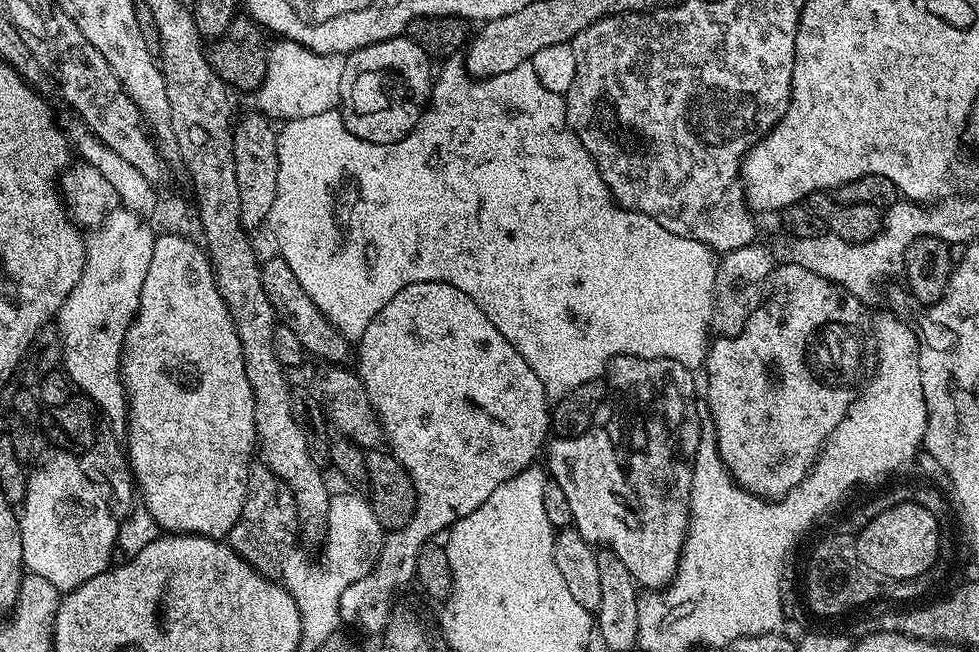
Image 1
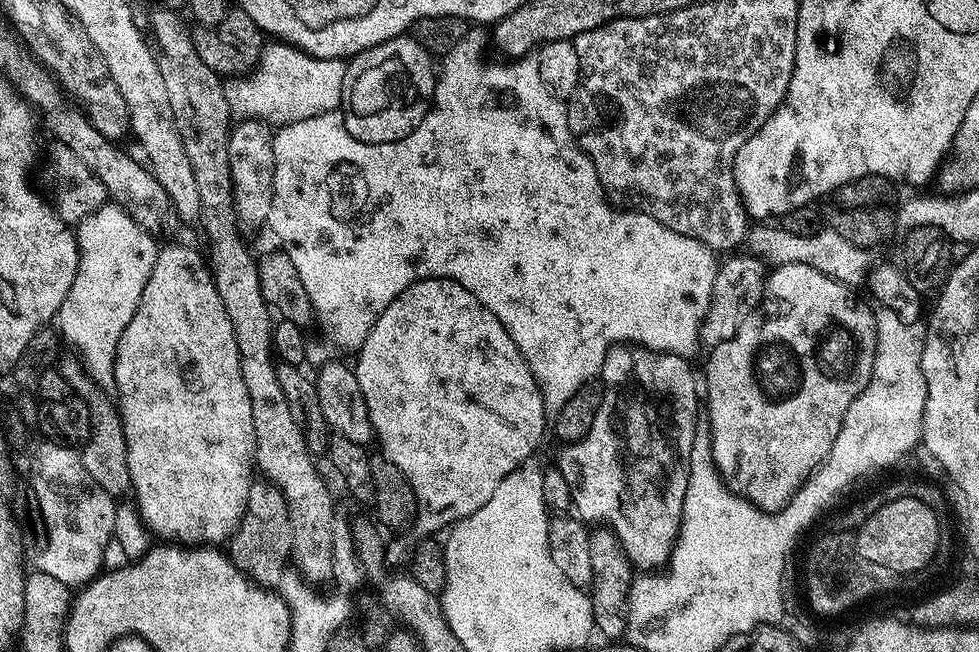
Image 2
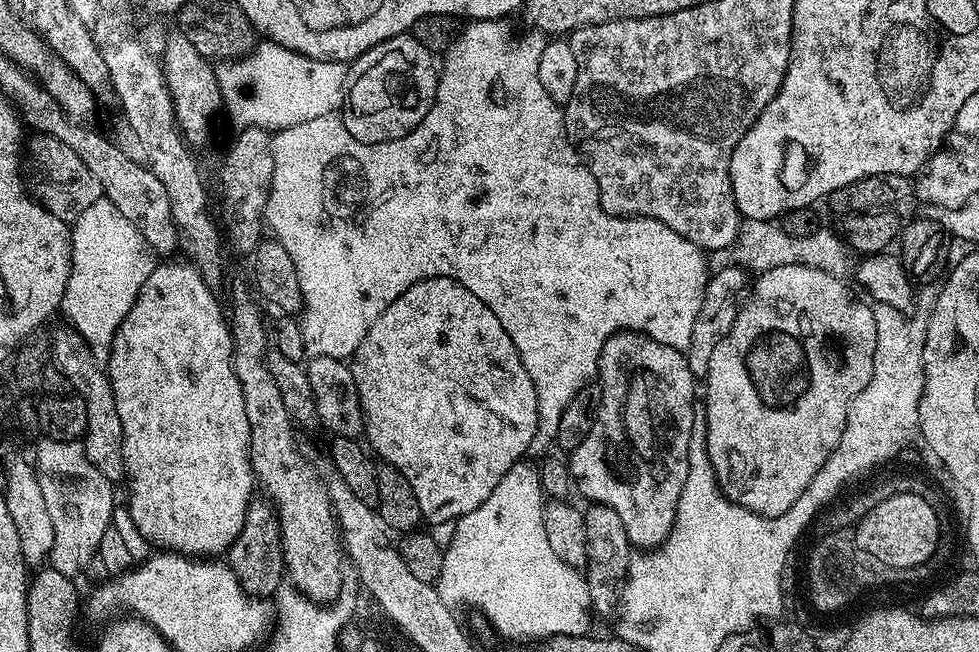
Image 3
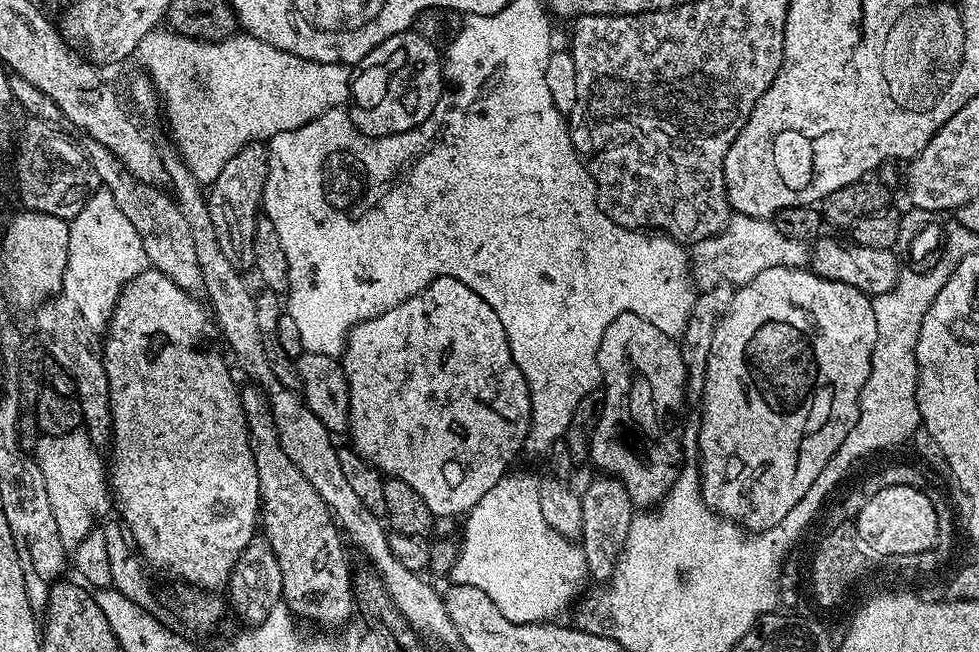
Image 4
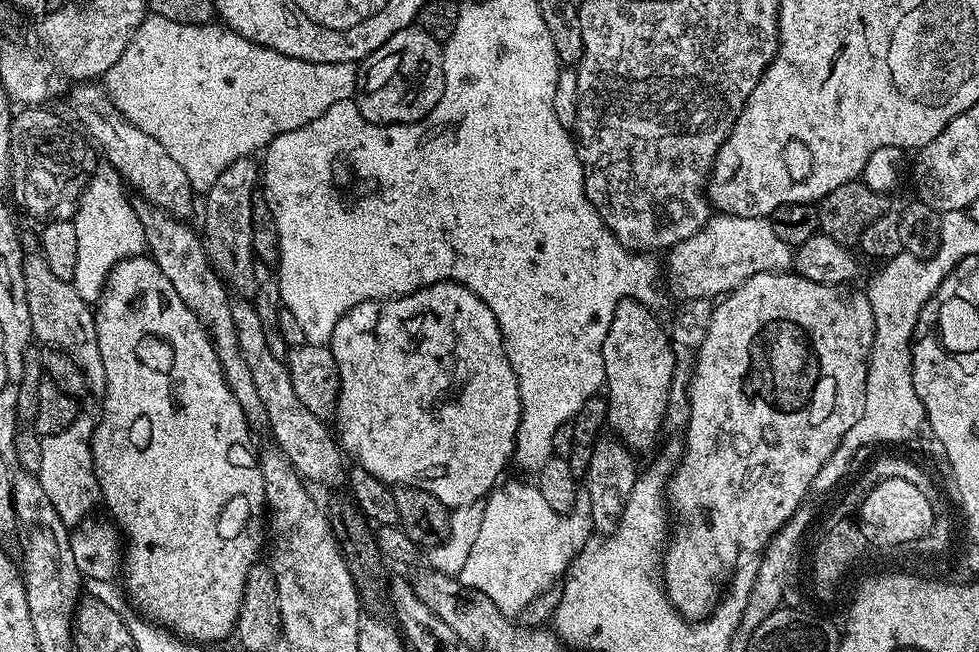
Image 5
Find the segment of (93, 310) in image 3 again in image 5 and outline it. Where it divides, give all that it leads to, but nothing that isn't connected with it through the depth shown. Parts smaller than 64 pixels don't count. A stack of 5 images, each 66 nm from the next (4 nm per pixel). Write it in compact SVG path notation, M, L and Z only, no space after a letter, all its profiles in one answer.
M111 166L103 167L97 167L88 179L76 215L71 219L76 234L76 265L70 273L70 282L81 298L89 302L99 301L103 296L108 275L118 262L146 252L146 234L133 201L128 201L129 193L120 173Z

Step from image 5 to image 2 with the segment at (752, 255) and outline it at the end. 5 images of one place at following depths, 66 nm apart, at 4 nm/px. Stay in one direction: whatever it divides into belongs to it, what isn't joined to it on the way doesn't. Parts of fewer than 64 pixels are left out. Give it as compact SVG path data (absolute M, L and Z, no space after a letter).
M760 222L749 231L746 244L747 247L752 247L749 248L751 255L769 265L801 264L802 266L814 266L814 270L834 278L839 284L849 286L863 285L874 267L874 256L871 251L846 242L846 238L842 238L842 234L831 230L822 230L818 234L809 234L806 238L798 238L798 234L790 234L790 230L781 228L775 223Z

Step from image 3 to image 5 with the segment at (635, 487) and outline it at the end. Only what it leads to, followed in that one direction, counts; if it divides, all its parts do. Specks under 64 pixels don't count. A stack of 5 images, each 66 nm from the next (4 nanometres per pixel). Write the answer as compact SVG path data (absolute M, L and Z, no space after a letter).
M625 302L614 308L614 318L608 320L608 329L602 342L602 362L604 363L604 388L608 401L606 424L613 428L620 443L633 453L648 452L656 444L656 435L661 435L666 414L666 398L670 394L670 382L677 379L674 374L674 354L672 341L668 338L668 328L660 325L658 317L647 304Z

